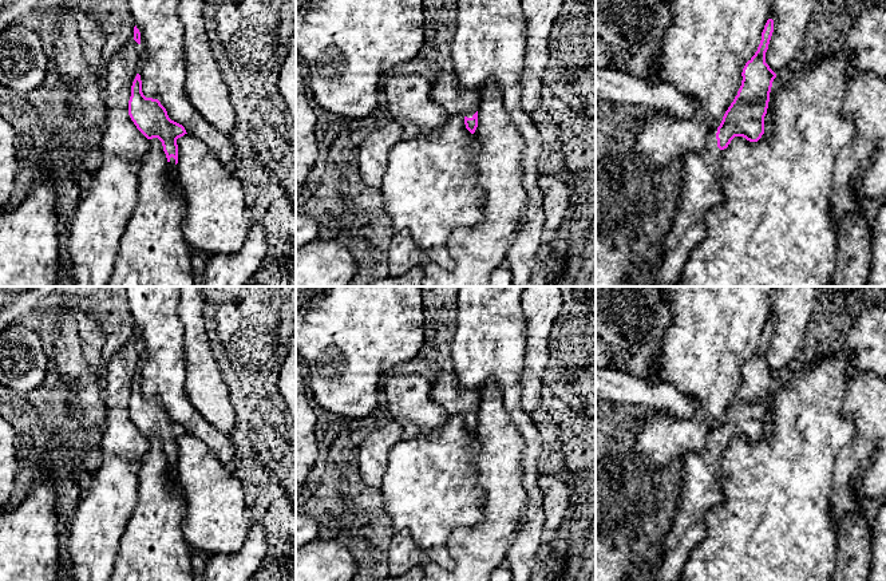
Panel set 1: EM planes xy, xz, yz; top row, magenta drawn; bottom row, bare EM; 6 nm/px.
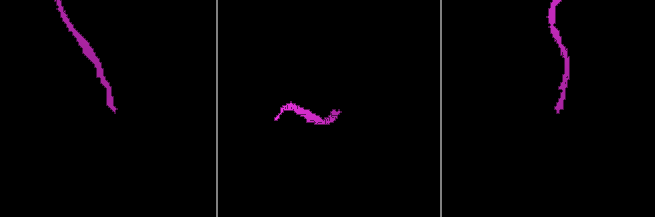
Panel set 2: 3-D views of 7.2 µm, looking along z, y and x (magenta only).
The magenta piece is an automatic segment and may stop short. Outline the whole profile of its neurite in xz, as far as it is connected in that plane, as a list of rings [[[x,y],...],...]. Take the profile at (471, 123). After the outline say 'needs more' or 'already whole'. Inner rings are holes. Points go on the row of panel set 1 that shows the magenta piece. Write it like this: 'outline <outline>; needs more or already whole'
outline [[[450,72],[432,82],[430,99],[442,106],[450,115],[459,112],[464,116],[466,129],[474,134],[478,127],[478,104],[468,95],[460,91],[456,76]]]; needs more

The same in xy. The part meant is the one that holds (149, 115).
outline [[[137,74],[131,86],[128,115],[147,139],[158,138],[162,142],[169,162],[166,173],[170,175],[170,187],[177,189],[179,186],[177,179],[177,139],[187,133],[182,124],[169,118],[166,108],[158,99],[143,95],[139,74]]]; needs more

